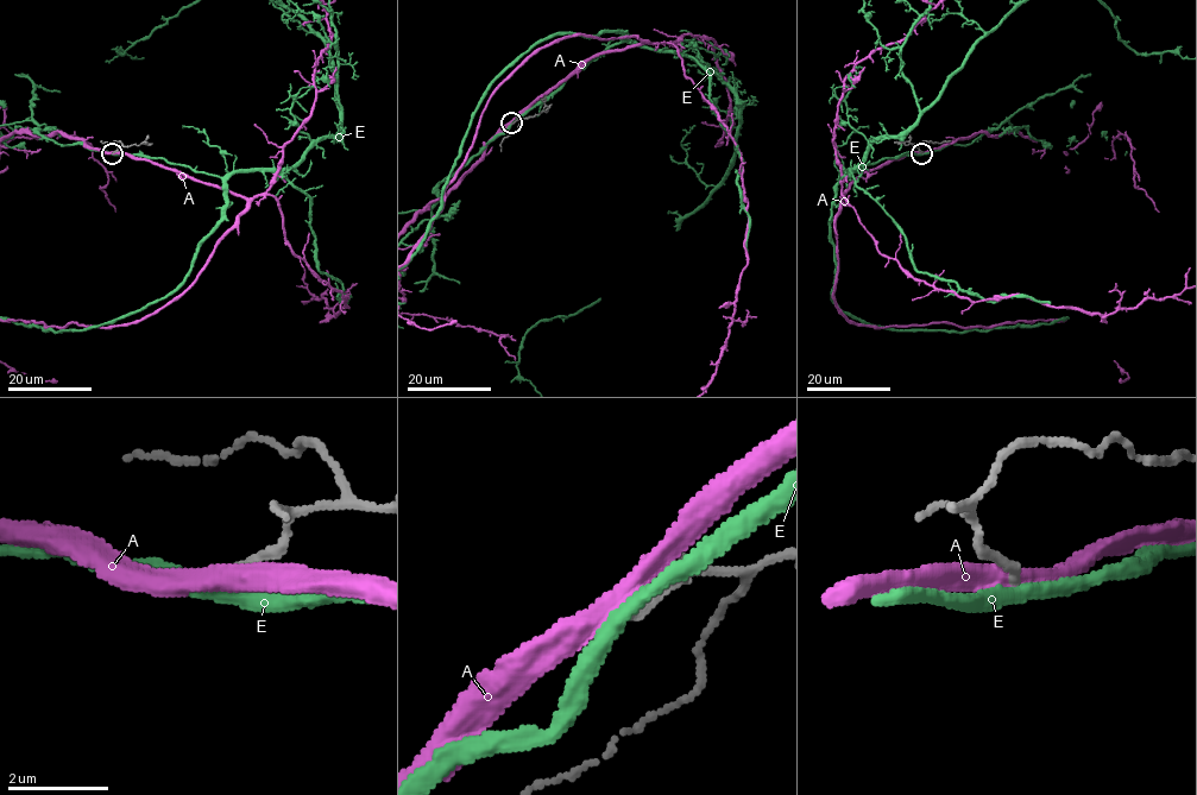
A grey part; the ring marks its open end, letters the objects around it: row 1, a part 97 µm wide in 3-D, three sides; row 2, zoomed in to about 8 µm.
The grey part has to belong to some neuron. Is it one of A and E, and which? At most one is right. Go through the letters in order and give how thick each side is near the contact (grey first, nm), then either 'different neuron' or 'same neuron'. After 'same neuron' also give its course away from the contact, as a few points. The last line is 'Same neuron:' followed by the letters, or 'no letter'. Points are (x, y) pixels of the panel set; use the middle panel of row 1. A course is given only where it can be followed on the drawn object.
A: 170 nm thick on the grey side, 420 nm on the other; different neuron
E: 160 nm thick on the grey side, 320 nm on the other; same neuron
Same neuron: E

